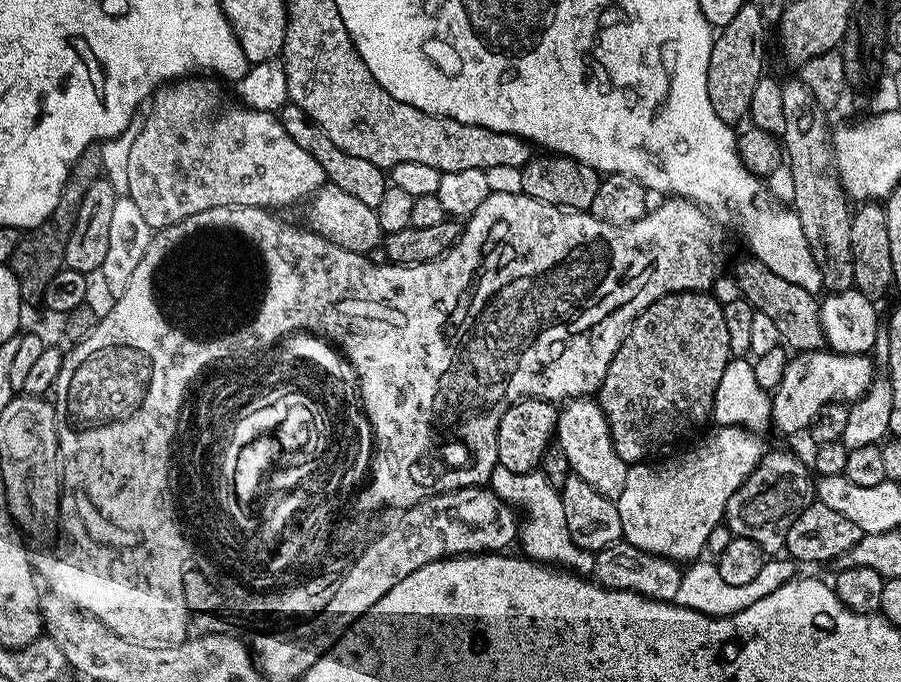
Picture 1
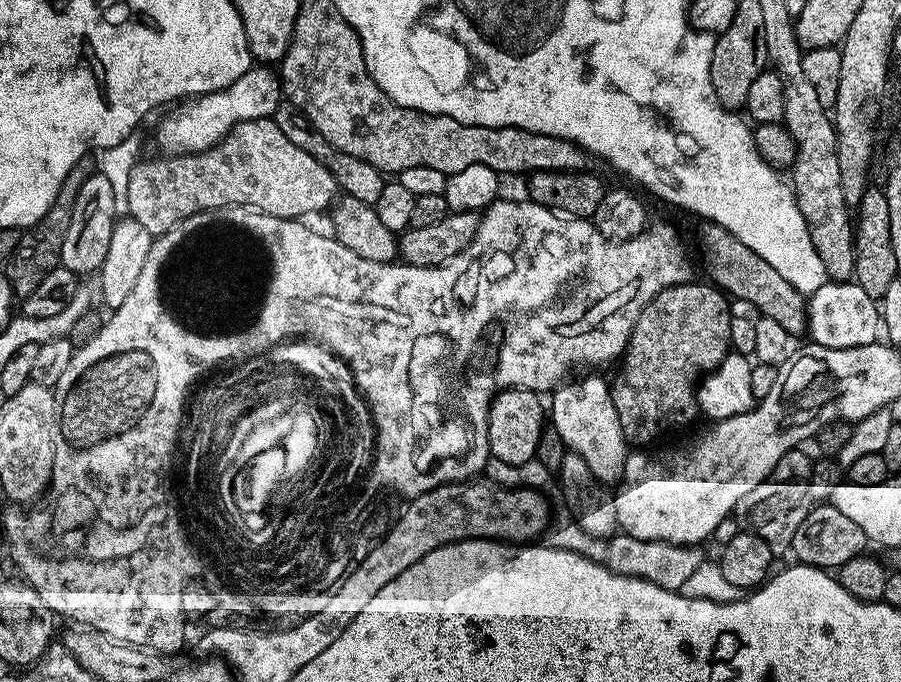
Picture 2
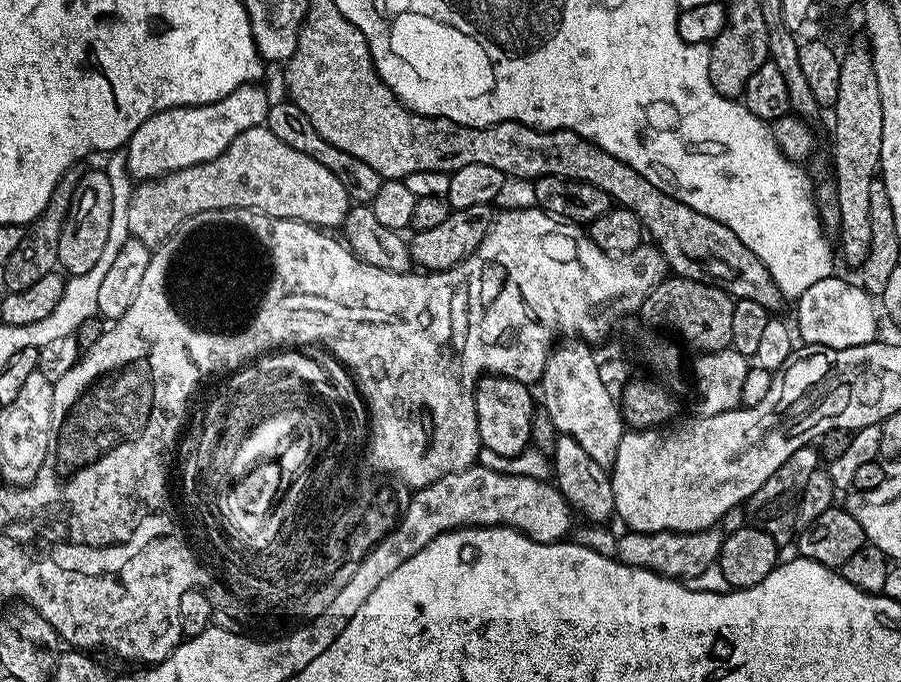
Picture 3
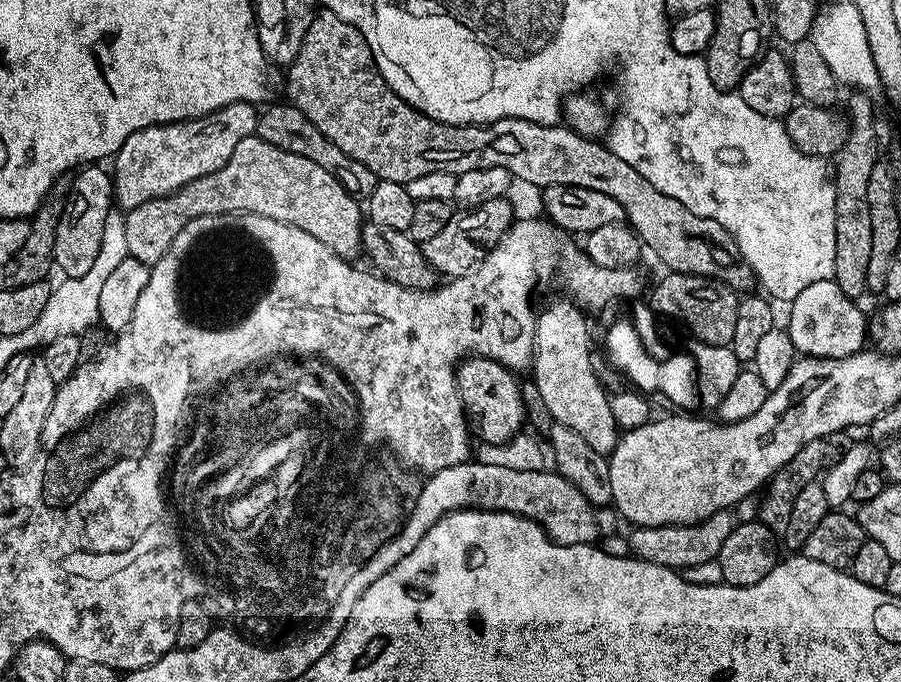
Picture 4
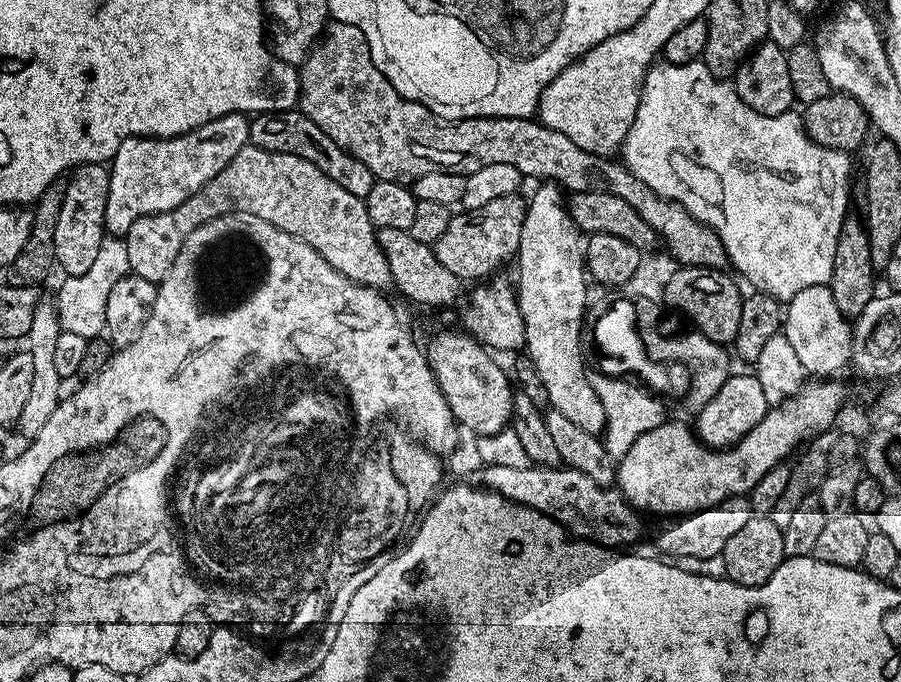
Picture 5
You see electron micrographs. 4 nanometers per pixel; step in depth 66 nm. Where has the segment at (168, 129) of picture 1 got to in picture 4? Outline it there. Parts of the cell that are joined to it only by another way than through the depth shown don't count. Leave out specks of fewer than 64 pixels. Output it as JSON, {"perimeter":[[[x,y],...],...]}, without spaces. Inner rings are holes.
{"perimeter":[[[255,134],[242,138],[230,154],[230,162],[194,182],[179,188],[168,196],[153,196],[144,200],[142,206],[127,209],[126,246],[131,259],[146,265],[153,265],[166,254],[170,242],[194,218],[227,212],[257,212],[266,218],[298,226],[306,234],[314,234],[335,256],[356,258],[360,256],[362,245],[362,208],[357,197],[352,196],[336,181],[334,174],[326,174],[322,166],[302,158],[302,154],[290,154],[270,146],[262,137]]]}

